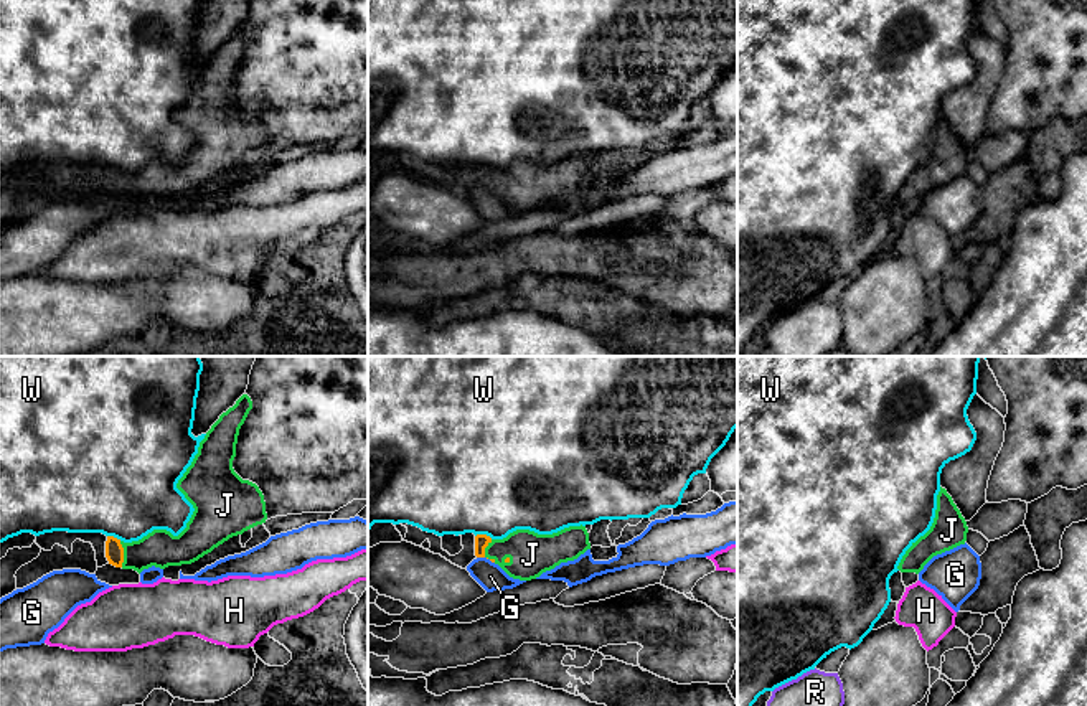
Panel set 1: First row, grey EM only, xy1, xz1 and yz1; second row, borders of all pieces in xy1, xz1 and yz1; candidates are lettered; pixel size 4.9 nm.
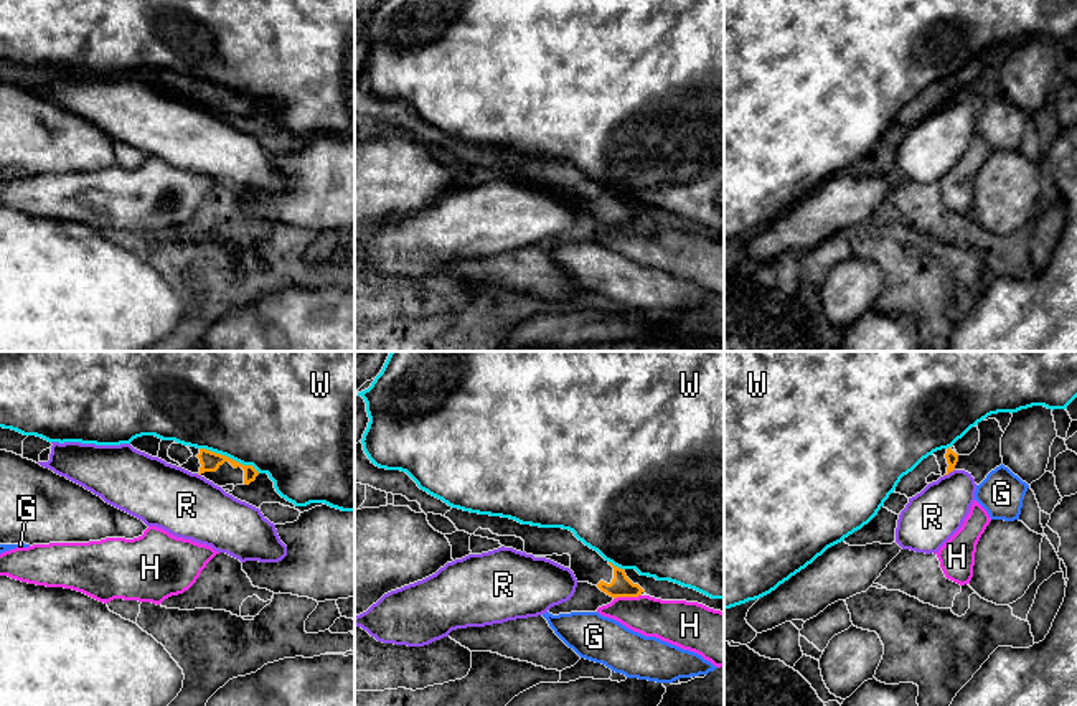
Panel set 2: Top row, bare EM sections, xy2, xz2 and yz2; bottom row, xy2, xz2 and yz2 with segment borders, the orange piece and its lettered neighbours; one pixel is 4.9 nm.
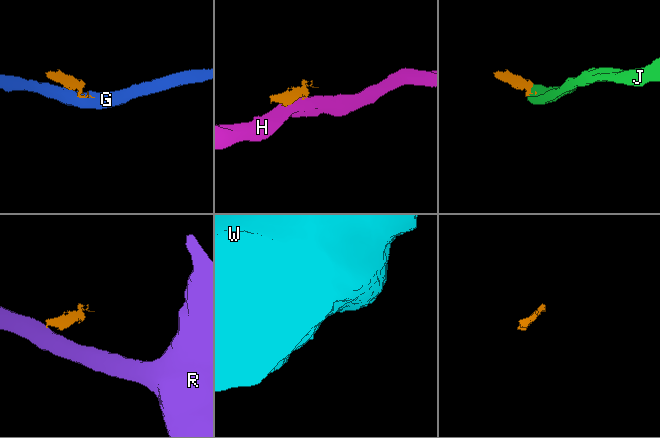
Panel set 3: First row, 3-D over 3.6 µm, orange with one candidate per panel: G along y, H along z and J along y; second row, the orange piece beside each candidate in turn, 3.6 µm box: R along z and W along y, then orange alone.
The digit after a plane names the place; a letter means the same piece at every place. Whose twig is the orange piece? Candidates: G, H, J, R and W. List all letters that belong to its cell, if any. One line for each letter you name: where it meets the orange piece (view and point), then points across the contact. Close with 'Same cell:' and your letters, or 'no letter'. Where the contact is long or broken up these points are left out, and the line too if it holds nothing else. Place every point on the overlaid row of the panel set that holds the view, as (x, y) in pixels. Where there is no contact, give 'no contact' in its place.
J: meets orange in xz1 at (484, 553); runs through xz1 (482, 541), (484, 553), (530, 555)
Same cell: J

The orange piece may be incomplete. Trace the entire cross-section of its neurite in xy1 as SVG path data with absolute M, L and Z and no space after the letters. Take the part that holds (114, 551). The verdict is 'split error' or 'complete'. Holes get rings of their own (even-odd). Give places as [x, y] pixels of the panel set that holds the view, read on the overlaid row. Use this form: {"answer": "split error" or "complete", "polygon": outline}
{"answer": "split error", "polygon": "M242 394L223 412L178 480L176 488L195 508L186 528L178 536L167 530L153 530L132 543L107 536L109 564L139 574L152 566L165 569L191 564L229 538L266 523L262 492L233 468L239 429L251 409L251 398Z"}

